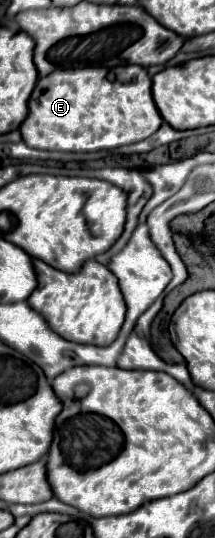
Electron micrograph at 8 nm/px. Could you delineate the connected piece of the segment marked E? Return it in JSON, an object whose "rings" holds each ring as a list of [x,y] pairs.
{"rings":[[[130,63],[118,67],[86,65],[86,67],[56,69],[54,73],[38,79],[28,107],[30,113],[26,117],[26,123],[22,123],[20,127],[22,139],[26,131],[26,145],[30,145],[32,149],[46,149],[46,151],[116,149],[150,137],[162,125],[158,107],[152,101],[152,77],[144,67]]]}

